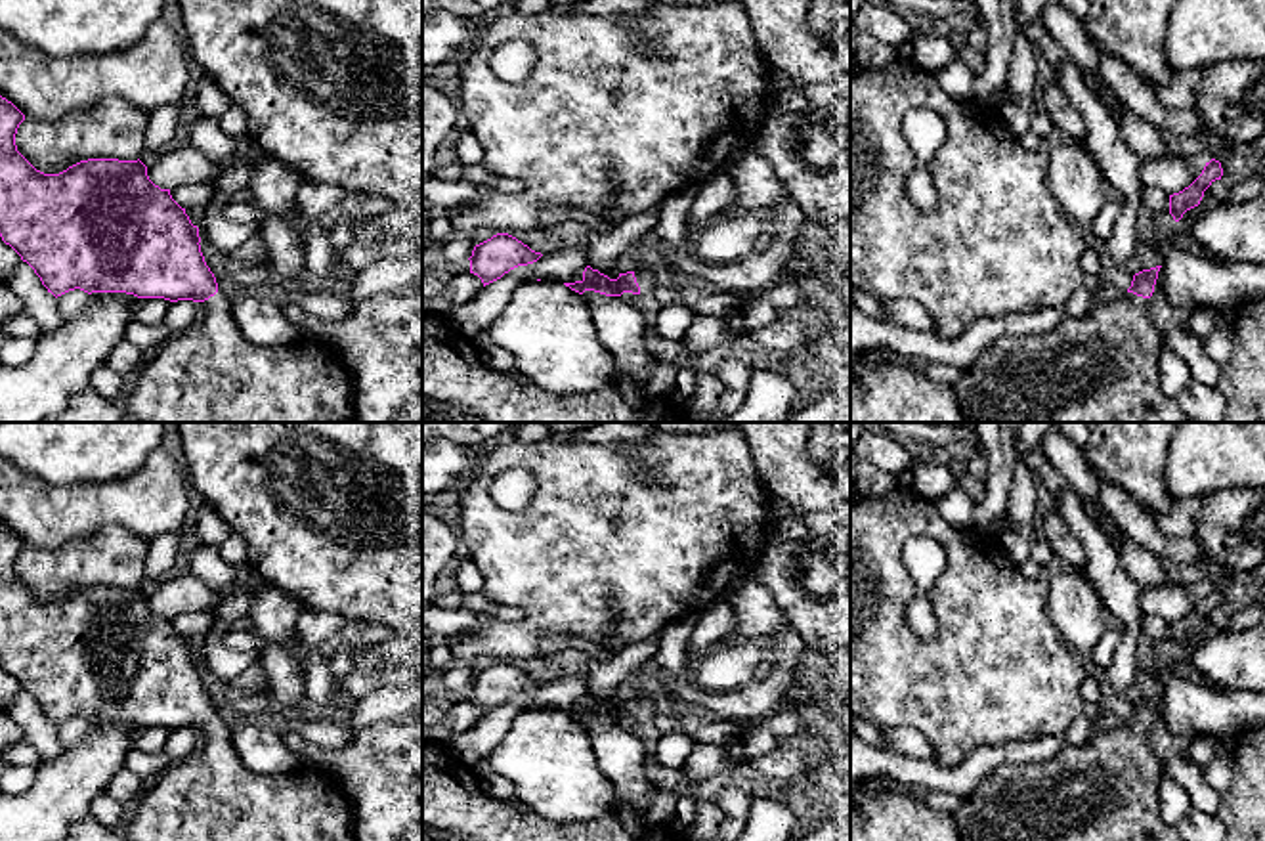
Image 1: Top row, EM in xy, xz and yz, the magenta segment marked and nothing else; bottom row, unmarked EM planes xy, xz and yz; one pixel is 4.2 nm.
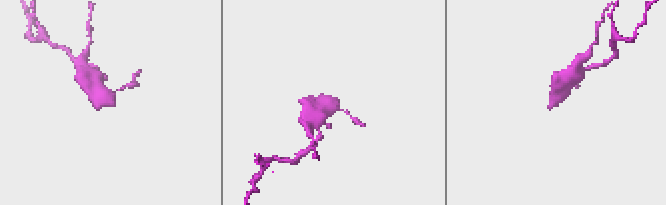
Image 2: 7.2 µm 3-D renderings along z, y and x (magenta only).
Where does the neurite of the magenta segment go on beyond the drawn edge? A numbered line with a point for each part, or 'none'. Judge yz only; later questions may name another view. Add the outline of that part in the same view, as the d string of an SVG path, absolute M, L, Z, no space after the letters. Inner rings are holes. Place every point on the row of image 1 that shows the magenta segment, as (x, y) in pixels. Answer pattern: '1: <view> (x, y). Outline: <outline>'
1: yz (1105, 366). Outline: M1126 291L1118 300L1097 302L1082 317L1066 317L1057 327L1041 334L1001 336L996 344L980 352L978 357L969 367L963 367L957 382L954 384L954 392L957 396L965 422L1185 422L1187 417L1179 409L1177 399L1168 398L1162 392L1160 356L1166 346L1158 329L1152 325L1152 321L1147 315L1147 306L1148 306L1148 298Z

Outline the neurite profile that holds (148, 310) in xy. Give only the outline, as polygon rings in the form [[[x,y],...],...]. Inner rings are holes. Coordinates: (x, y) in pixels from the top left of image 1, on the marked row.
[[[139,298],[134,308],[134,317],[139,323],[162,325],[170,304],[172,302],[164,298]]]

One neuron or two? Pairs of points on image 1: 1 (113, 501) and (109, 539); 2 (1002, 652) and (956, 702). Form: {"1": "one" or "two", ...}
{"1": "two", "2": "one"}

